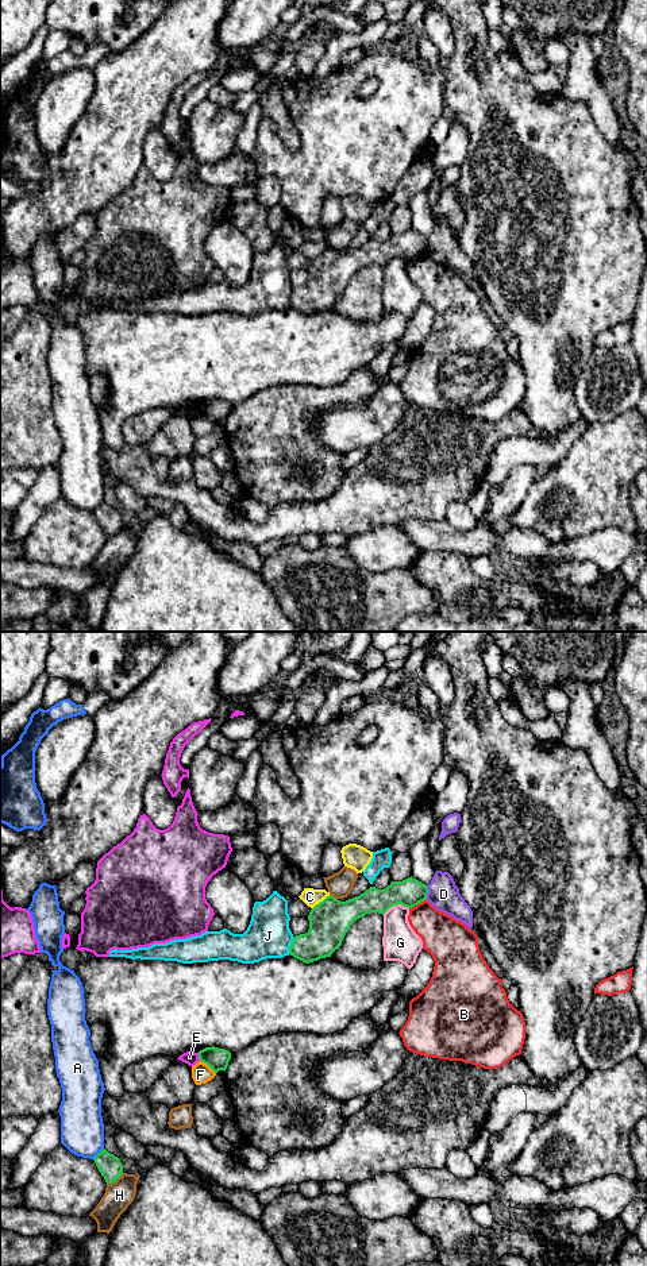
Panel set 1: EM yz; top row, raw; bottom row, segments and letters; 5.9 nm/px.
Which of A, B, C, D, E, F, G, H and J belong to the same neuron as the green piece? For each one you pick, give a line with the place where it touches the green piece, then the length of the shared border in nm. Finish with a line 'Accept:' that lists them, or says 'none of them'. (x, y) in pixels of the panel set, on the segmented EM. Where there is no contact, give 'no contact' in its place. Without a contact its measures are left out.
Accept: none of them

